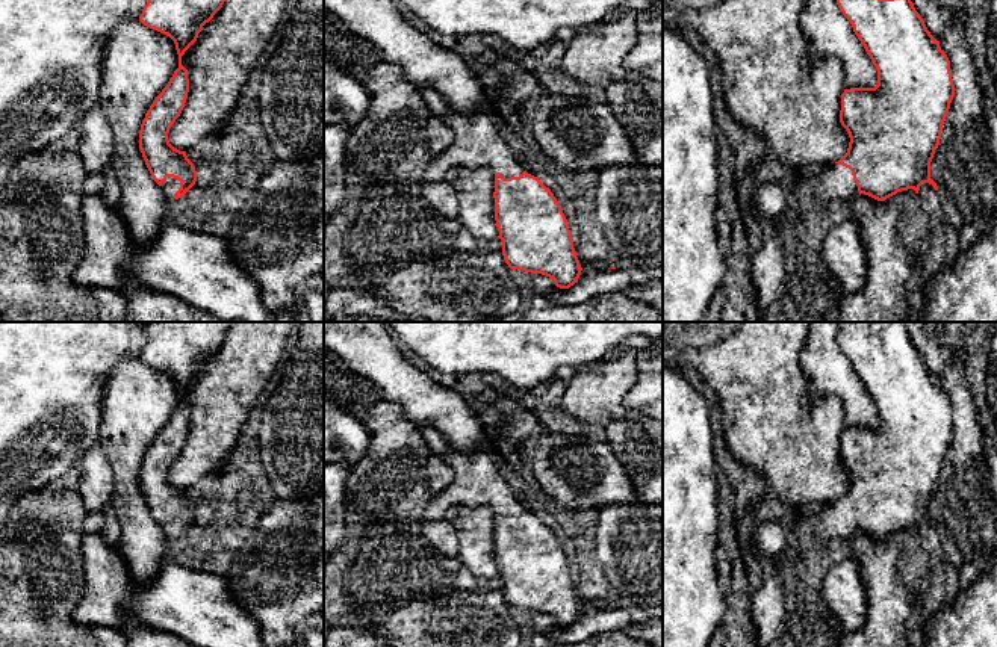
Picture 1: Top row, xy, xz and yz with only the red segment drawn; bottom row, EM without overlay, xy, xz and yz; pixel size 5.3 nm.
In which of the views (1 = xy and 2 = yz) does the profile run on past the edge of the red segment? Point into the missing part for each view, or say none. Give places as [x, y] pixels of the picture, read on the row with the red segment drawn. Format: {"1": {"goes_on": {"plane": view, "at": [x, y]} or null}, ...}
{"1": {"goes_on": {"plane": "xy", "at": [170, 186]}}, "2": {"goes_on": {"plane": "yz", "at": [835, 182]}}}

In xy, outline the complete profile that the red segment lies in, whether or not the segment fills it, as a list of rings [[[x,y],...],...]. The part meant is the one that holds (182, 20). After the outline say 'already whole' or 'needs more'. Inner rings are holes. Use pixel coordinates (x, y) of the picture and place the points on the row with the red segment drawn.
[[[148,0],[139,21],[169,36],[179,54],[179,68],[145,113],[139,130],[139,150],[153,180],[168,200],[179,200],[195,184],[197,171],[186,151],[174,148],[168,133],[180,116],[188,92],[188,70],[182,56],[197,41],[203,26],[225,0]]] | needs more

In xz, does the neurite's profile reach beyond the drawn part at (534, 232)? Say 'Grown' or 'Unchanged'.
Grown

